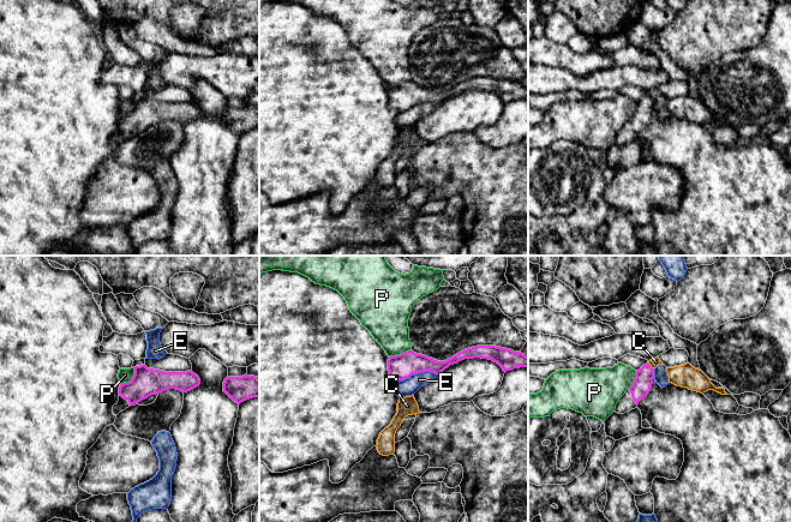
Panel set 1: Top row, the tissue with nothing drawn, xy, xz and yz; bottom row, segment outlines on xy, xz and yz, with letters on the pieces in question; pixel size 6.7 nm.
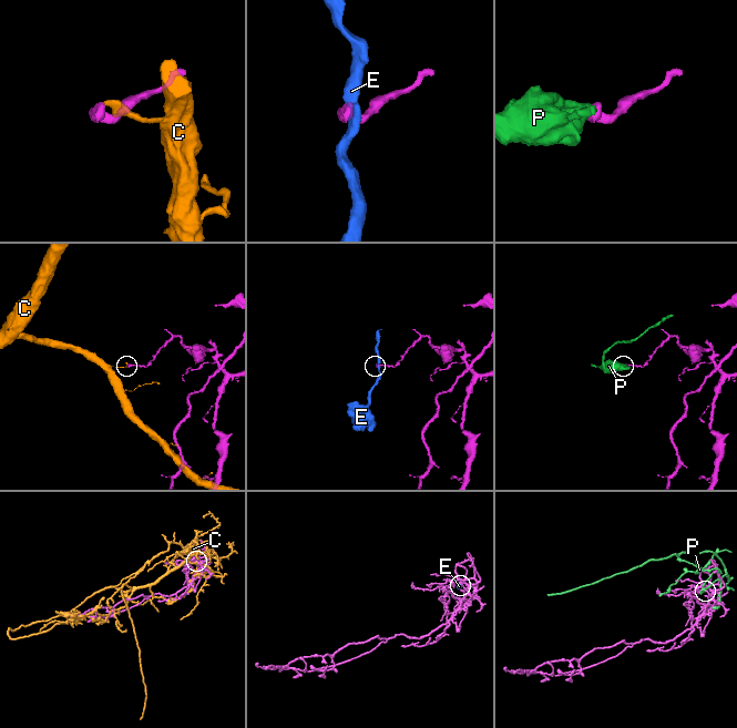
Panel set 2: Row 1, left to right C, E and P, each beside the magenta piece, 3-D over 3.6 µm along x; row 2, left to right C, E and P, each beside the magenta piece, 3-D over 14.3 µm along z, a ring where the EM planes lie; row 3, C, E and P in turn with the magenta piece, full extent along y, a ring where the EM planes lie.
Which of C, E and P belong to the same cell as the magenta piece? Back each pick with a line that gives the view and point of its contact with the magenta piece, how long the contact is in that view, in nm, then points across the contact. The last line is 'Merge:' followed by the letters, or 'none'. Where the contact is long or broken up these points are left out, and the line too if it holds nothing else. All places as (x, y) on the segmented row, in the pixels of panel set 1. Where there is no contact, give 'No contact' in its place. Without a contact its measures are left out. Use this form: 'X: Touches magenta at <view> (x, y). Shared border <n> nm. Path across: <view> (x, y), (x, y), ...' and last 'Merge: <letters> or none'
Merge: none

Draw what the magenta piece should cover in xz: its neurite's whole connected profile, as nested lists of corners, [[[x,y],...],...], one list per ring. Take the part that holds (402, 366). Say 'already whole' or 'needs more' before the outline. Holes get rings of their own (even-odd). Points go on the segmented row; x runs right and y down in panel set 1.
already whole | [[[477,346],[465,349],[445,361],[437,361],[423,354],[408,350],[403,354],[388,359],[388,371],[399,382],[409,378],[412,374],[431,371],[439,374],[450,365],[465,359],[481,358],[497,362],[504,372],[514,368],[528,367],[528,356],[521,352],[501,348],[496,346]]]

